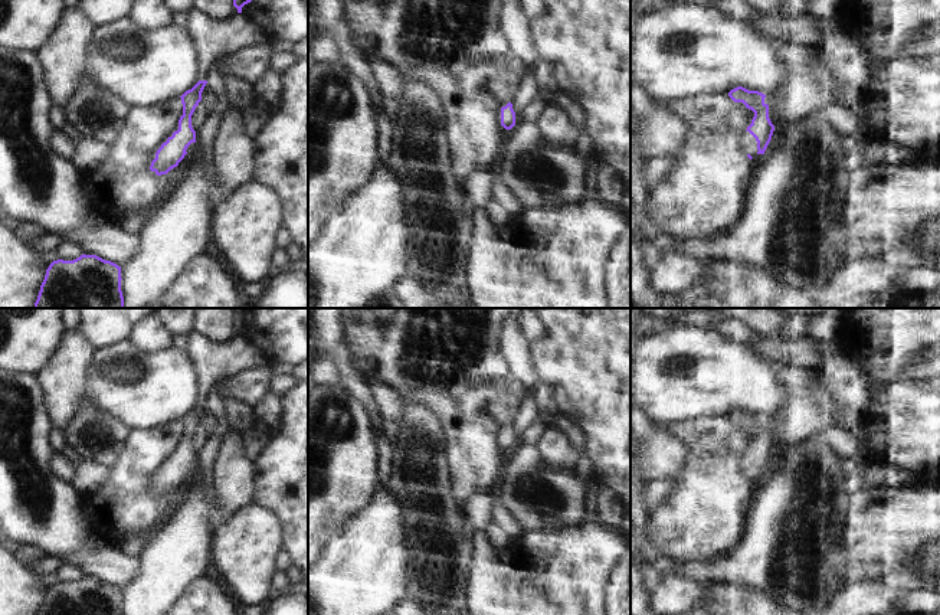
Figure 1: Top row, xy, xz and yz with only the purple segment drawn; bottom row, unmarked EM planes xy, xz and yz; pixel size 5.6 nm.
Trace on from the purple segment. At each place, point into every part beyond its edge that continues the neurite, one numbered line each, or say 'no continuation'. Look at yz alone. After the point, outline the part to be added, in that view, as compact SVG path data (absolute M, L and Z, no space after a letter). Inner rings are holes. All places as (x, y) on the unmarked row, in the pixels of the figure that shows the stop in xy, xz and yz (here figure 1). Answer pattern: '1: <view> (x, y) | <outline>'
1: yz (747, 465) | M743 454L740 457L738 468L746 478L750 477L751 480L754 480L759 474L757 464L749 454Z

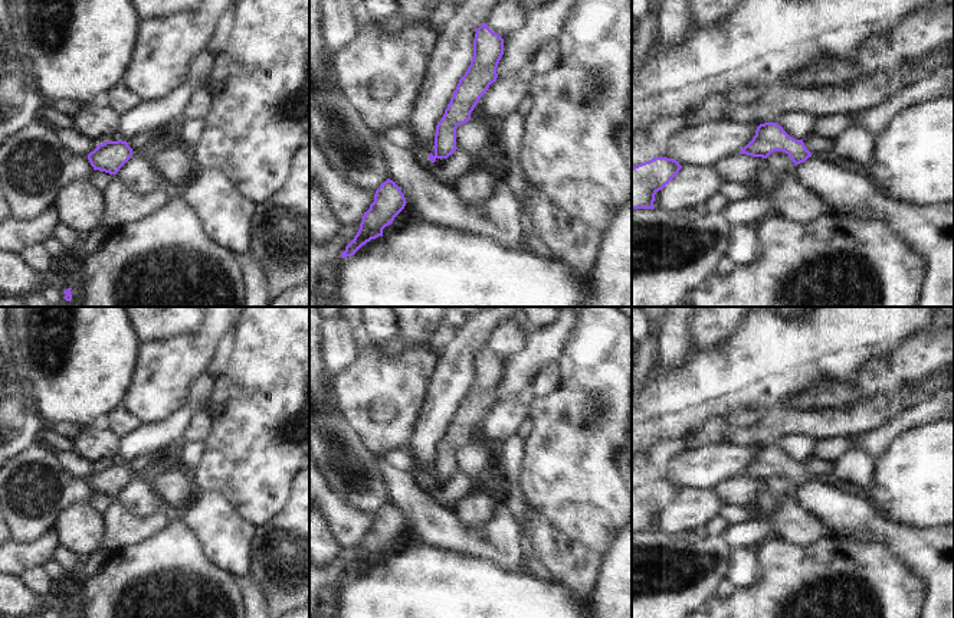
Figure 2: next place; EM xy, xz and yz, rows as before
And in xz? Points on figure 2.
no continuation

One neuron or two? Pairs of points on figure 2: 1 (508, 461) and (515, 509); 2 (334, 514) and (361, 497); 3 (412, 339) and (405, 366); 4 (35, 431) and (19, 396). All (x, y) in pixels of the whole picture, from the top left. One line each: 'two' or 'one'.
1: one
2: two
3: two
4: one

